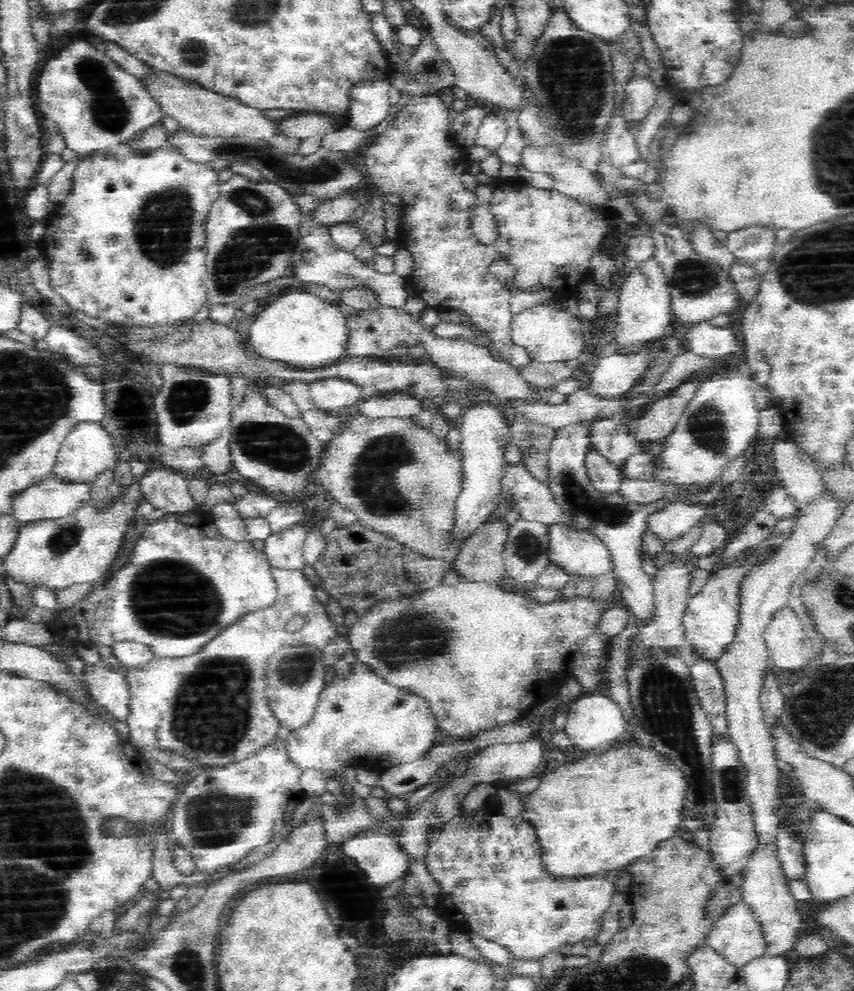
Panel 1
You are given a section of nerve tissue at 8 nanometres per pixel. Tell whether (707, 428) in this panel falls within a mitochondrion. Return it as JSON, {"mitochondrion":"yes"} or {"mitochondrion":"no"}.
{"mitochondrion":"yes"}

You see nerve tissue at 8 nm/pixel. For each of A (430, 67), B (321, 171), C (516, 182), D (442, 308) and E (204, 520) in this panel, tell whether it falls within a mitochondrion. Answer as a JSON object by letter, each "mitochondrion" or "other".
{"A":"other","B":"mitochondrion","C":"other","D":"other","E":"other"}

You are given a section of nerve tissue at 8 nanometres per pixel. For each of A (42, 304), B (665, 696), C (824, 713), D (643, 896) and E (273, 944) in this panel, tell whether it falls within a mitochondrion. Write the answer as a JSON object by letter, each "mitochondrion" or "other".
{"A":"other","B":"mitochondrion","C":"mitochondrion","D":"other","E":"other"}

